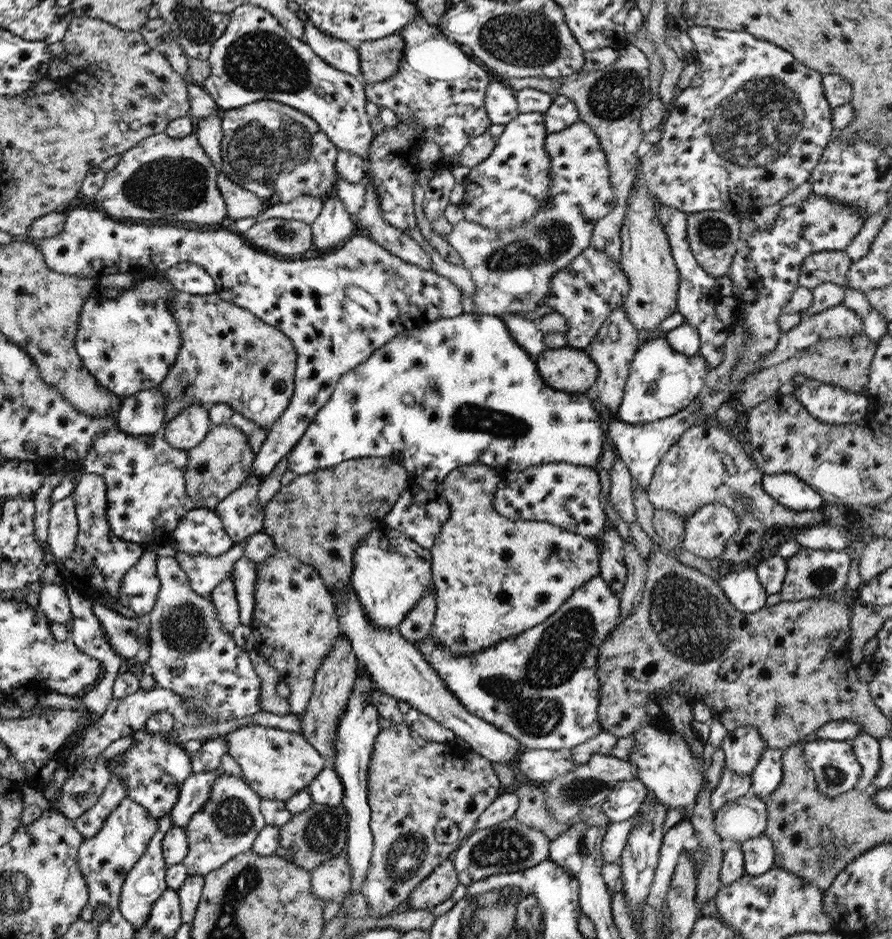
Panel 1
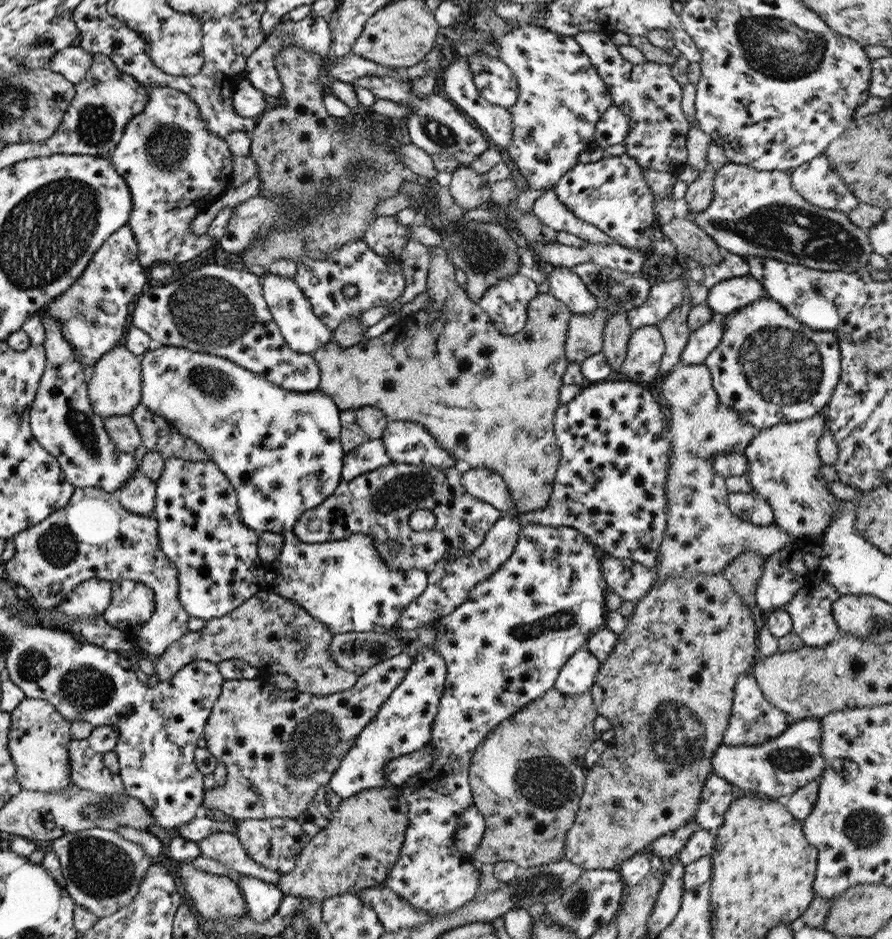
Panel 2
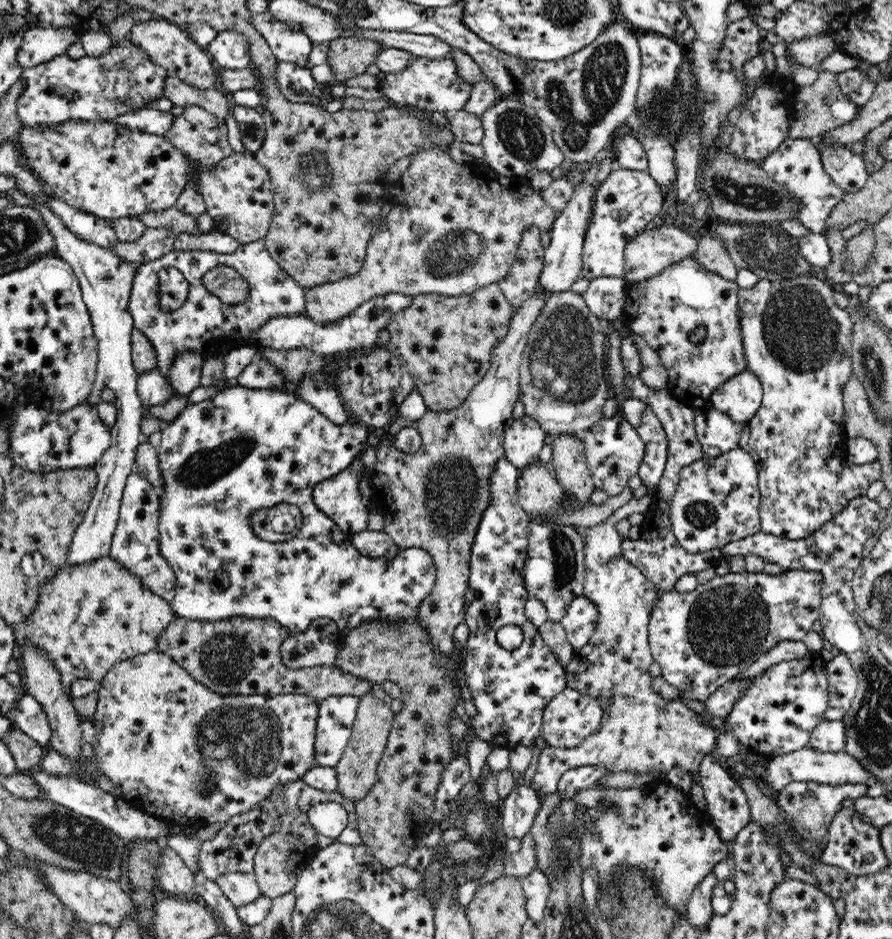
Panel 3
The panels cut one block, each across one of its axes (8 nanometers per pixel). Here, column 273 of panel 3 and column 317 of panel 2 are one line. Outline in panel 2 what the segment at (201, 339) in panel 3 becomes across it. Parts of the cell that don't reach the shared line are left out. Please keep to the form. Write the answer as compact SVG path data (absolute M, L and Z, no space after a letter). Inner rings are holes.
M362 239L348 241L340 249L328 253L324 259L300 258L293 281L306 295L314 314L334 332L344 320L359 318L363 312L376 306L389 306L405 290L406 278L398 257L378 258ZM347 284L358 290L357 298L346 298L341 291Z

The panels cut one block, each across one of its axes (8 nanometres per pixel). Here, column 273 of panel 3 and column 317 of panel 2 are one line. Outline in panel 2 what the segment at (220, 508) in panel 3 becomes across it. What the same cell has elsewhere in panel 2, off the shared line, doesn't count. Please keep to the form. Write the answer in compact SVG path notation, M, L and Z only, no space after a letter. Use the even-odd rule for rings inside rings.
M154 345L152 348L143 354L141 358L141 375L142 375L142 404L149 408L156 414L162 416L168 425L174 426L182 436L194 440L202 447L202 450L208 454L210 463L218 466L220 470L228 476L228 480L232 480L232 486L238 492L238 504L240 504L240 516L244 520L244 524L248 528L254 528L254 531L259 534L262 532L278 532L284 536L284 546L276 563L272 565L272 569L276 572L276 585L270 587L270 591L278 595L282 595L286 599L290 599L292 603L298 603L304 611L312 615L312 617L320 620L333 635L346 632L384 632L391 634L398 630L396 622L400 618L400 613L404 611L404 607L408 607L416 597L420 596L427 587L427 572L416 568L404 569L400 571L390 571L387 565L379 558L378 552L375 550L372 537L364 534L352 535L350 540L326 540L324 544L300 542L294 536L294 526L296 520L302 516L304 510L313 510L319 506L328 496L336 491L341 480L341 470L343 465L343 458L345 450L341 443L341 410L336 406L334 400L322 391L316 390L312 392L294 392L287 391L283 388L277 387L270 381L266 380L264 376L252 372L248 369L242 368L234 364L231 360L222 358L220 356L211 355L204 352L194 352L187 348L173 347L172 345Z

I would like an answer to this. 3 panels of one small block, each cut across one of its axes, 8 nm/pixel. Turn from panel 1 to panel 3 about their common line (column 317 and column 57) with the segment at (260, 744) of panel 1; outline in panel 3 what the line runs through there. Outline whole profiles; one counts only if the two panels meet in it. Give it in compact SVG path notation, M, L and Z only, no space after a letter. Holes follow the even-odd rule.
M158 650L139 654L115 664L98 683L98 702L92 720L97 732L97 743L93 746L94 765L97 766L87 766L86 764L77 766L72 759L60 755L60 752L56 751L56 749L49 747L42 757L41 765L38 768L48 775L69 776L78 780L81 773L86 773L85 776L96 778L96 774L101 774L102 770L102 775L107 776L113 786L118 787L118 796L124 801L133 807L138 807L149 815L164 819L166 822L186 824L198 829L215 822L226 823L233 816L252 810L258 802L268 798L272 794L272 790L276 790L278 786L302 780L306 773L317 767L314 742L316 742L316 720L318 720L319 701L310 695L221 695L210 690L201 682L194 680L184 668L175 660L172 660L172 657Z

